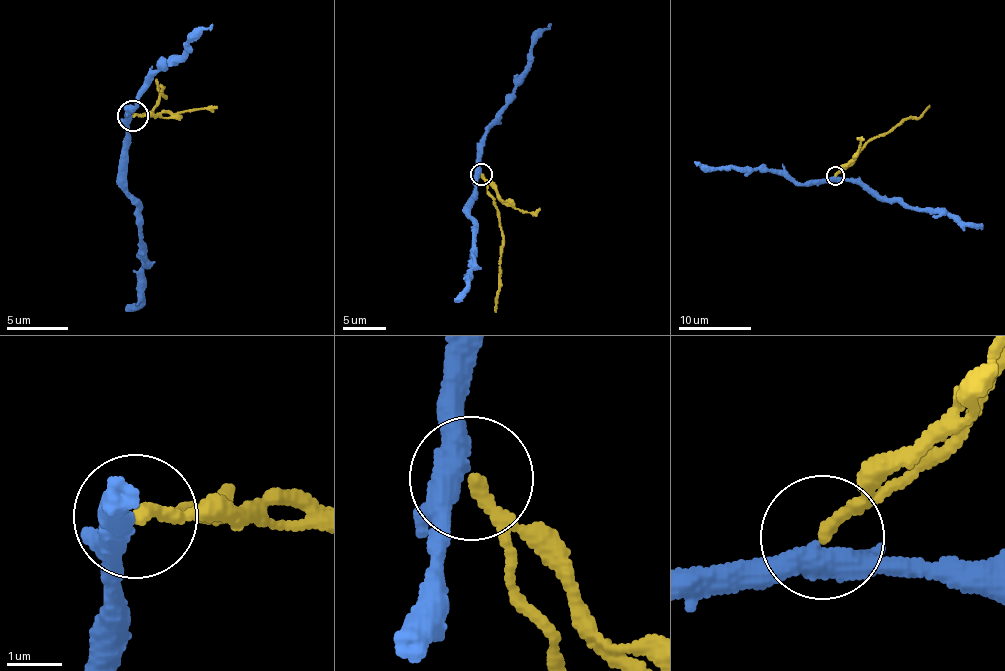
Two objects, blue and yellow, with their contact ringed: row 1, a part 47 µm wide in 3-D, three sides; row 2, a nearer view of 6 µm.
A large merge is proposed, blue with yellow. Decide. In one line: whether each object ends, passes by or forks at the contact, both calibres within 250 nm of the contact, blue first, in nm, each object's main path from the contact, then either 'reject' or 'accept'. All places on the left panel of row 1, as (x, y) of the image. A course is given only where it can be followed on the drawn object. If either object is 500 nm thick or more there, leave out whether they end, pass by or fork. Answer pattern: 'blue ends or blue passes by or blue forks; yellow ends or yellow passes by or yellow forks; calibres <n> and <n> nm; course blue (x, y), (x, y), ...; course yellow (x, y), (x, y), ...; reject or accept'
blue passes by; yellow ends; calibres 400 and 240 nm; course blue (131, 115), (126, 180), (134, 200), (144, 290), (143, 300), (126, 306); course yellow (132, 117), (153, 113), (158, 96), (166, 96), (166, 100), (155, 80); reject

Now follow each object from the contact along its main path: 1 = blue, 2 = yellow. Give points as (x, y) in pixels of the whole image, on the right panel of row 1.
1: (833, 176), (863, 182), (880, 196), (896, 198), (908, 208), (943, 209), (961, 220), (982, 225)
2: (835, 176), (867, 143), (905, 119), (918, 117), (930, 106)

